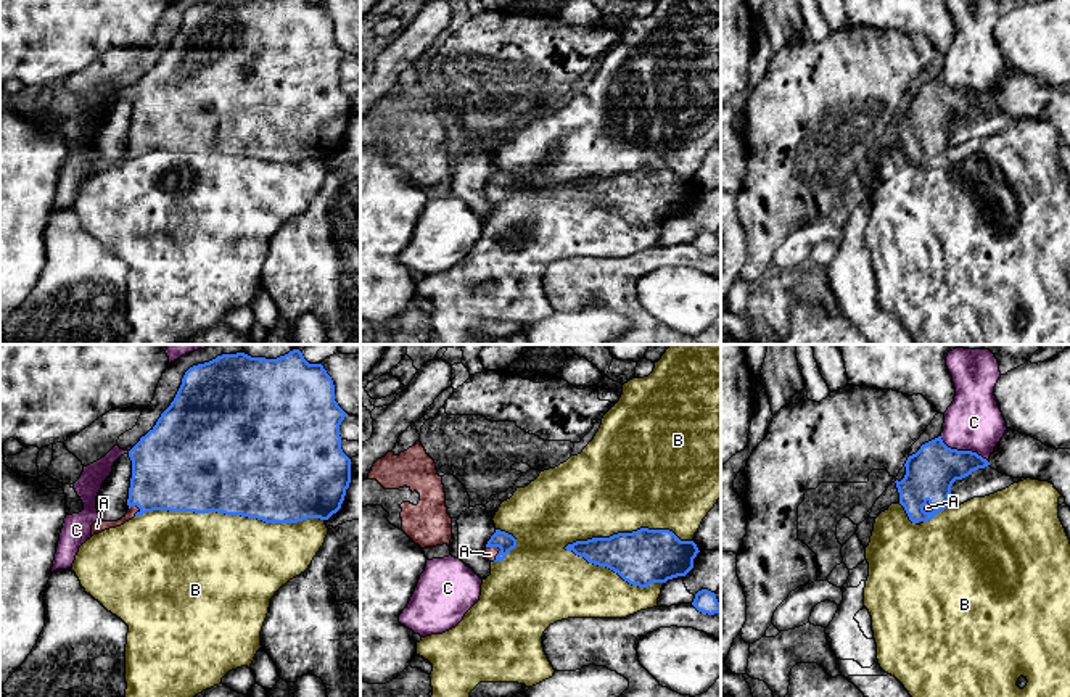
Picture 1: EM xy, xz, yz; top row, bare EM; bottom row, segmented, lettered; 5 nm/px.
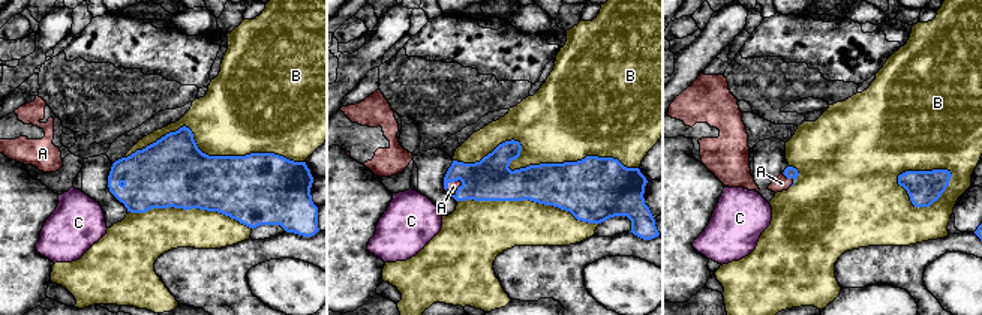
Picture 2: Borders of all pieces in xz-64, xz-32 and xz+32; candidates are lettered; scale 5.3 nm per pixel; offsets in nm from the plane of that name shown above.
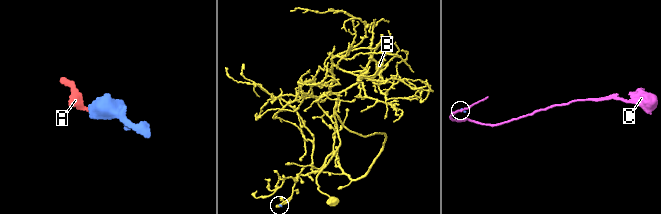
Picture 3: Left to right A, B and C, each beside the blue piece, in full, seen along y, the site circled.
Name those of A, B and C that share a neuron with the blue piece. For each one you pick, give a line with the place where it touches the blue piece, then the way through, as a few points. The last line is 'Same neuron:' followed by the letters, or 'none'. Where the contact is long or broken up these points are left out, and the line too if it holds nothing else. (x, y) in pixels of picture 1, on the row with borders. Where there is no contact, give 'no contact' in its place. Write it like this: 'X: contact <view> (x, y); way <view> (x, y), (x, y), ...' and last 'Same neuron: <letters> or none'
A: contact xz (497, 554); way xz (504, 541), (497, 554), (489, 554)
Same neuron: A

